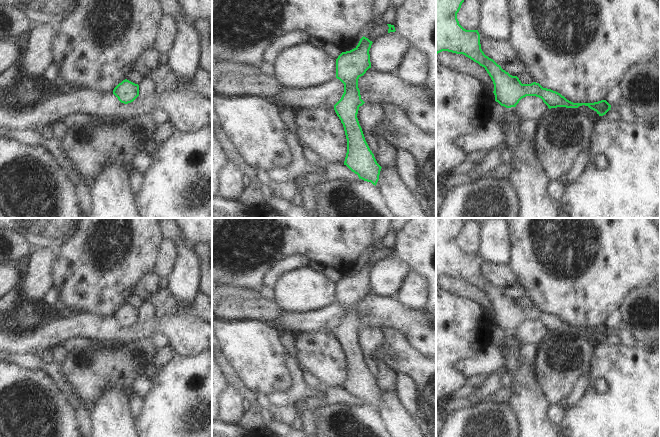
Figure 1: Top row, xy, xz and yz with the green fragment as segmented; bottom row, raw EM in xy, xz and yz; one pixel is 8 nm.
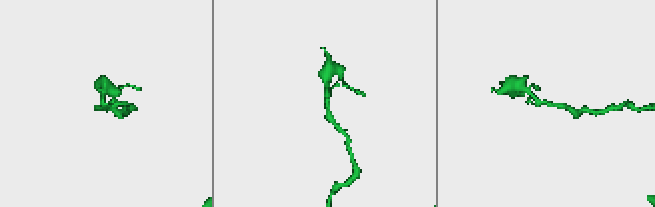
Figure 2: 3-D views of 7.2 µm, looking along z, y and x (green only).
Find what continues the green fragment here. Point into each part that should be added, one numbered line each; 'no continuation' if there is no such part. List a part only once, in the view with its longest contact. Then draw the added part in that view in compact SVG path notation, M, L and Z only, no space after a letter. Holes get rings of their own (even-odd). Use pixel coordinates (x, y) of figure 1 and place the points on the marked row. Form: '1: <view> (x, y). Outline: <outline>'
no continuation.

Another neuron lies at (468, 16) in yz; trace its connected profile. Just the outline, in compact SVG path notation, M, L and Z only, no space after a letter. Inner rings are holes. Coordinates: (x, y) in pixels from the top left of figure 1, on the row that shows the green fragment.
M464 0L457 13L459 24L466 30L477 30L479 27L480 11L480 0Z

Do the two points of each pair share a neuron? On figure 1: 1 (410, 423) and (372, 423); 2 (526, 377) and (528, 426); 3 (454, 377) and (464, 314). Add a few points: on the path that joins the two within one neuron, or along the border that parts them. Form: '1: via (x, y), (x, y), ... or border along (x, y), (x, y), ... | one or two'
1: border along (375, 410), (385, 426) | two
2: via (527, 389), (528, 414) | one
3: via (449, 361), (449, 335), (454, 330) | one

